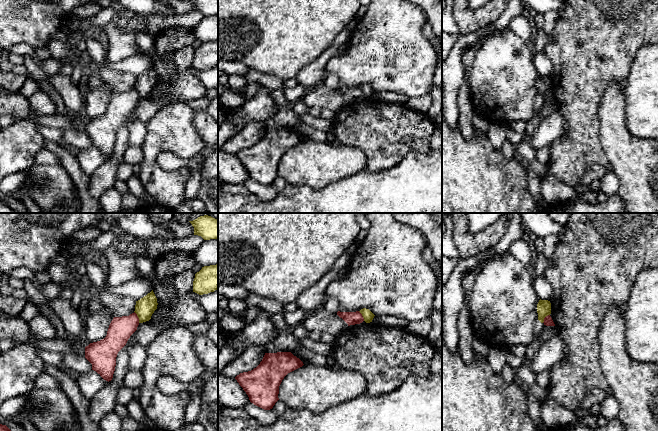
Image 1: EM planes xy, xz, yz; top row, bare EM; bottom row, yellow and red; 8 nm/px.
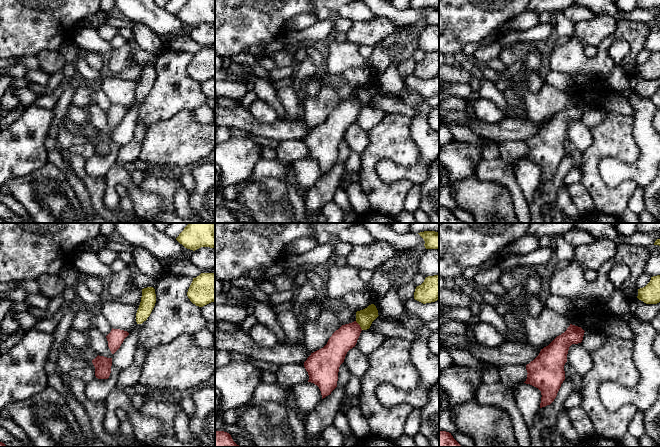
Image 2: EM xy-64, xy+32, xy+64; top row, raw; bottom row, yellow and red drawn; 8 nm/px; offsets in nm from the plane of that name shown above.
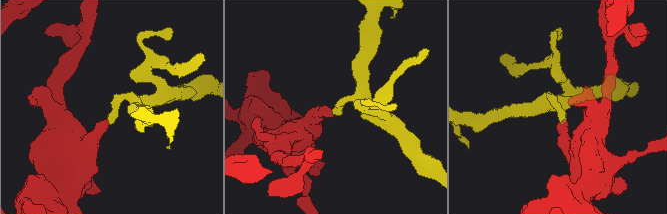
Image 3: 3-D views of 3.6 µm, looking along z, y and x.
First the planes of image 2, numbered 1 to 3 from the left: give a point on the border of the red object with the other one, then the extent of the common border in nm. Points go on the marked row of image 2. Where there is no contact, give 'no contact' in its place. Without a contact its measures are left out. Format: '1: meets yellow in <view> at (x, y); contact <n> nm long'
1: no contact
2: meets yellow in xy+32 at (359, 324); contact 90 nm long
3: no contact

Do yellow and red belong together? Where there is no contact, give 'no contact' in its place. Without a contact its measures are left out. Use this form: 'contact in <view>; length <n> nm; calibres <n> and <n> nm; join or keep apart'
contact in xy; length 100 nm; calibres 160 and 190 nm; keep apart

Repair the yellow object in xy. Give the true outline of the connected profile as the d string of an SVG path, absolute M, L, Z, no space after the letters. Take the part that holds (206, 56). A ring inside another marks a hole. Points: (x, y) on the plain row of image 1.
M218 40L204 42L195 50L193 68L203 71L218 65Z

